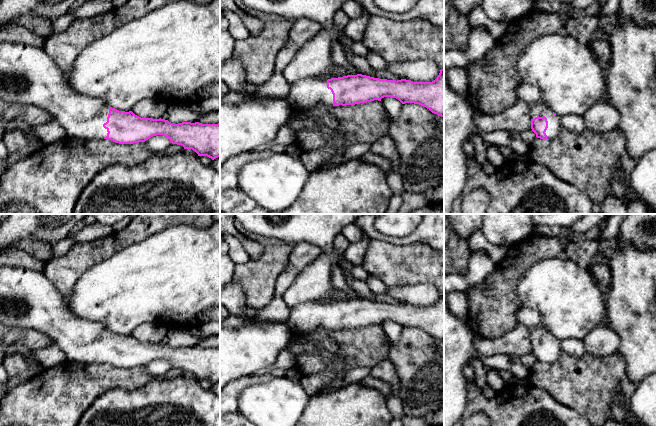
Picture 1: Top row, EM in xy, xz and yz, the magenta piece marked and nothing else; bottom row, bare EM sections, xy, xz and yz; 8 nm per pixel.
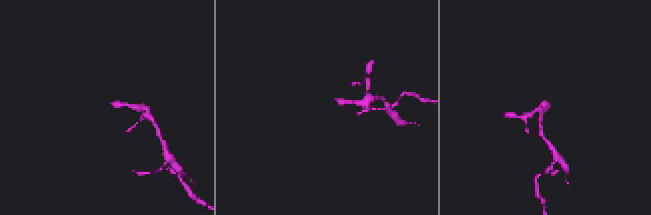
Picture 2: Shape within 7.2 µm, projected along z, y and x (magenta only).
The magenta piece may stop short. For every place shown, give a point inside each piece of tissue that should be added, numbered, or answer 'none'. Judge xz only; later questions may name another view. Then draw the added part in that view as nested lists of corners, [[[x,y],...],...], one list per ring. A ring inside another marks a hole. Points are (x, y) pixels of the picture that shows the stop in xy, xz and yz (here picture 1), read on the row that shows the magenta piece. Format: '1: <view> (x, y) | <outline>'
1: xz (307, 92) | [[[308,76],[290,84],[290,90],[286,100],[291,107],[296,108],[297,110],[303,110],[321,104],[332,106],[333,94],[331,90],[327,88],[327,80]]]

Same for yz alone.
1: yz (525, 92) | [[[521,81],[516,87],[516,97],[529,106],[531,119],[537,116],[547,118],[548,128],[545,133],[549,140],[558,135],[561,129],[560,116],[554,115],[551,108],[542,101],[540,91],[535,86]]]

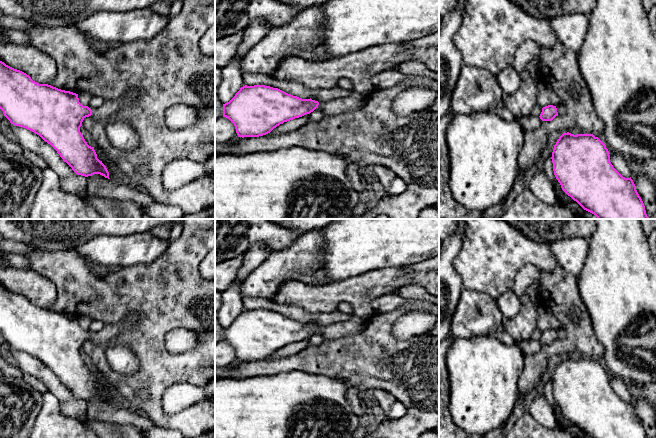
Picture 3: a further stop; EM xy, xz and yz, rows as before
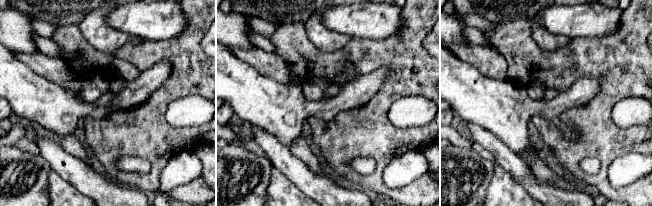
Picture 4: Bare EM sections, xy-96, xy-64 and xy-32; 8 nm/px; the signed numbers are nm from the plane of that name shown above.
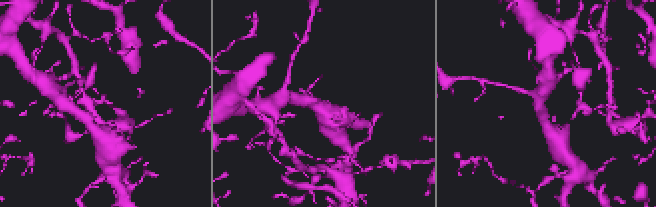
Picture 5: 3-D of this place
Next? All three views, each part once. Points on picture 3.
1: xy (109, 108) | [[[132,88],[127,91],[125,96],[116,100],[105,101],[101,107],[93,109],[91,116],[96,120],[103,120],[106,122],[109,117],[117,113],[119,110],[136,102],[141,94],[141,90],[138,88]]]

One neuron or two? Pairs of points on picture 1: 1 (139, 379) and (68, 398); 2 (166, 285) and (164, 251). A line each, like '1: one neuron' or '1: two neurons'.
1: one neuron
2: one neuron

